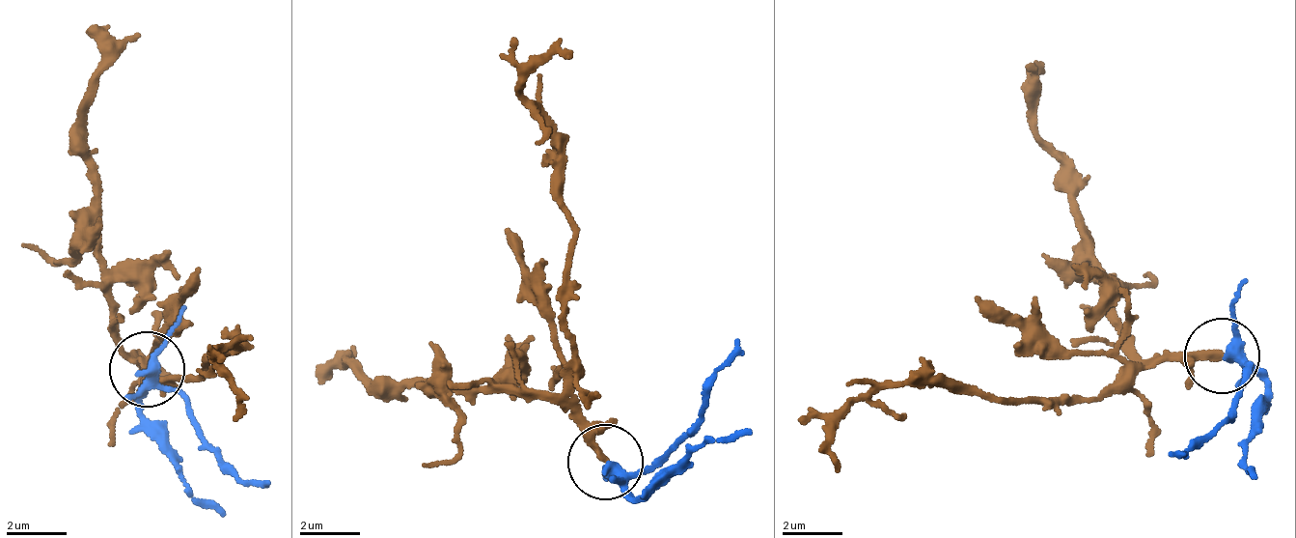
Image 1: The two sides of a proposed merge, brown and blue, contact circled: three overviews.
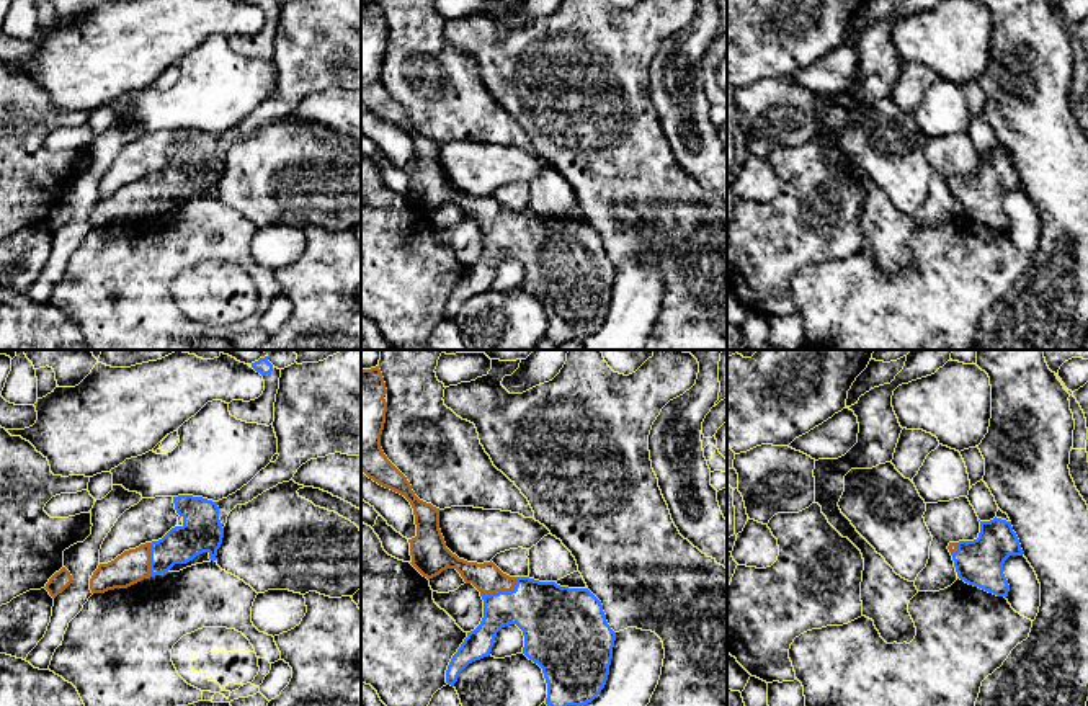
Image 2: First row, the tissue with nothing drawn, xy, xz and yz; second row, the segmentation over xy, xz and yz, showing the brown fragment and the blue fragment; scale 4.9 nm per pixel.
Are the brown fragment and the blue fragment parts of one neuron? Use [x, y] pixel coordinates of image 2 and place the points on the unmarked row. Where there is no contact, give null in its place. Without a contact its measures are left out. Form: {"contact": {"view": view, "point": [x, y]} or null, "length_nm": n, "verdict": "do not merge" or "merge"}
{"contact": {"view": "xz", "point": [502, 224]}, "length_nm": 200, "verdict": "merge"}

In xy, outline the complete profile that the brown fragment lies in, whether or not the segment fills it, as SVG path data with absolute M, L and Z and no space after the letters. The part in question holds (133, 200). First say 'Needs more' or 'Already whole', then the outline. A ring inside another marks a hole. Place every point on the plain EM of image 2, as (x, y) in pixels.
Needs more. M178 129L173 131L173 137L183 159L172 162L158 175L140 178L108 198L100 198L90 212L91 227L127 222L168 206L175 198L186 198L203 186L216 194L224 172L217 136Z

